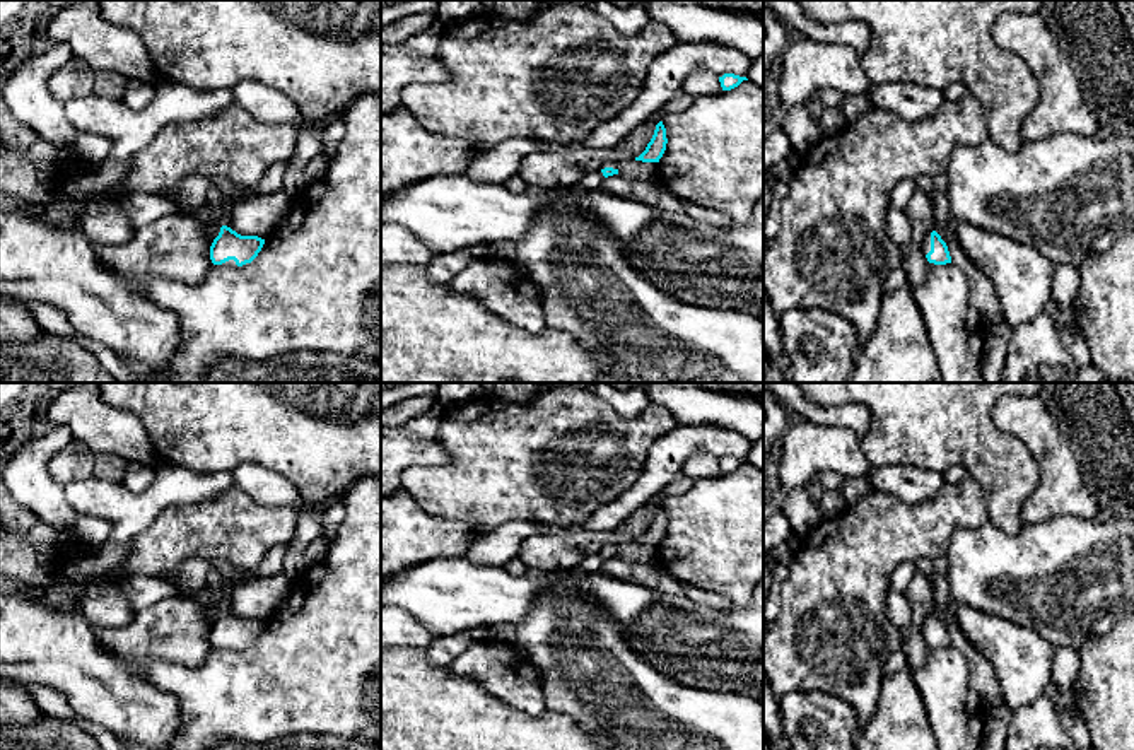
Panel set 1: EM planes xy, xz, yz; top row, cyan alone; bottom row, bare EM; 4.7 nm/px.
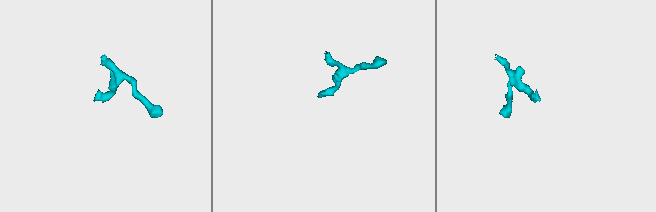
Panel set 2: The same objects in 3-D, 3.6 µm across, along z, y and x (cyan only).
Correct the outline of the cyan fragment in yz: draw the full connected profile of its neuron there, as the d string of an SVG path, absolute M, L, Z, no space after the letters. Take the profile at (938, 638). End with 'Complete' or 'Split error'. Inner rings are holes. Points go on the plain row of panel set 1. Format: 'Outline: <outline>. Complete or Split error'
Outline: M936 613L931 615L931 634L926 637L926 641L934 647L951 646L948 629Z. Complete

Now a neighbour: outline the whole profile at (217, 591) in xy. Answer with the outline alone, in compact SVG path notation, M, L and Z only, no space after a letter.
M212 569L207 576L207 589L208 589L208 622L213 625L213 622L219 618L222 603L227 600L227 586L224 581L224 576Z

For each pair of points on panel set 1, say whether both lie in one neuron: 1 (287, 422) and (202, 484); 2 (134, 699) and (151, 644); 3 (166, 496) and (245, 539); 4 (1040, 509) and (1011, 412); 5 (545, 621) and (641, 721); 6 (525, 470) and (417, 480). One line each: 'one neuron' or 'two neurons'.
1: two neurons
2: two neurons
3: two neurons
4: one neuron
5: one neuron
6: one neuron

